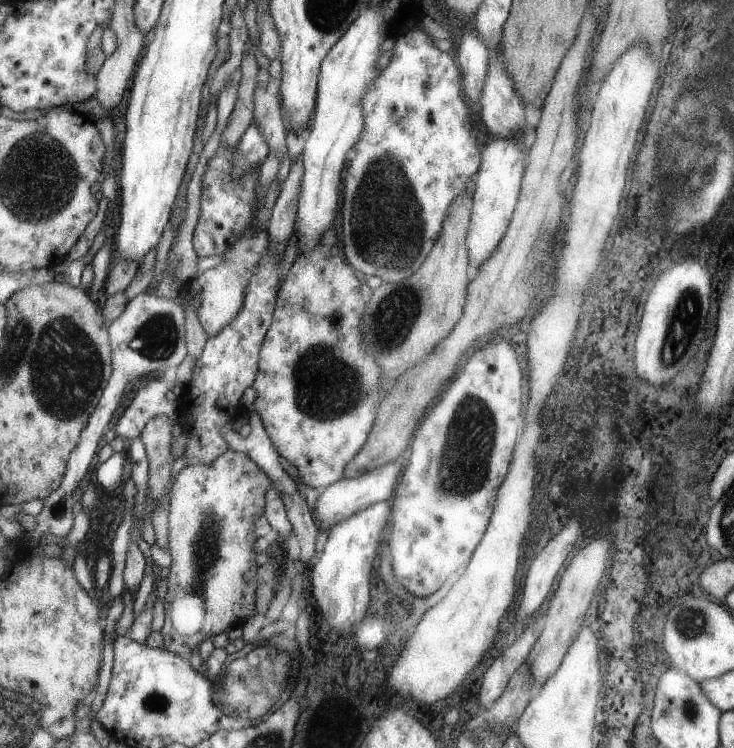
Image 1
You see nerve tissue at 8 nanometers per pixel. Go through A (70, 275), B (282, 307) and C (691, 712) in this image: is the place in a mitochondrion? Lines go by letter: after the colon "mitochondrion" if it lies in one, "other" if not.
A: other
B: other
C: mitochondrion

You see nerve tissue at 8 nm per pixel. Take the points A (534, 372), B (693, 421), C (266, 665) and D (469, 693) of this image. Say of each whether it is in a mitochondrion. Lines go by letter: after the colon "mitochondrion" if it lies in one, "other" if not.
A: other
B: other
C: mitochondrion
D: other

